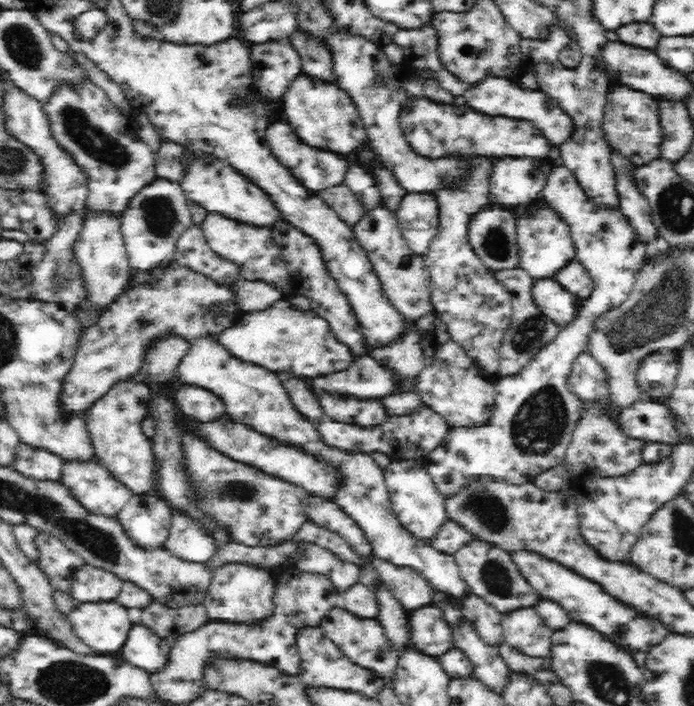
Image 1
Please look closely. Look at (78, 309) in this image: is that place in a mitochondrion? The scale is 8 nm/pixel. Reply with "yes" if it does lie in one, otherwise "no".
no

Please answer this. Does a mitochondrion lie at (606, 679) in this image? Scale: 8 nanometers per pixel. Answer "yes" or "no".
yes

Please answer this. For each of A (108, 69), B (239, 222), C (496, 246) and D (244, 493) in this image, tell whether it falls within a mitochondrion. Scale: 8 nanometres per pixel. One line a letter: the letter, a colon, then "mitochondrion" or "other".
A: other
B: other
C: mitochondrion
D: mitochondrion

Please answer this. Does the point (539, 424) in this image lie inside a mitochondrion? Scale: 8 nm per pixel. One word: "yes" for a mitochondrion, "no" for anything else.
yes

